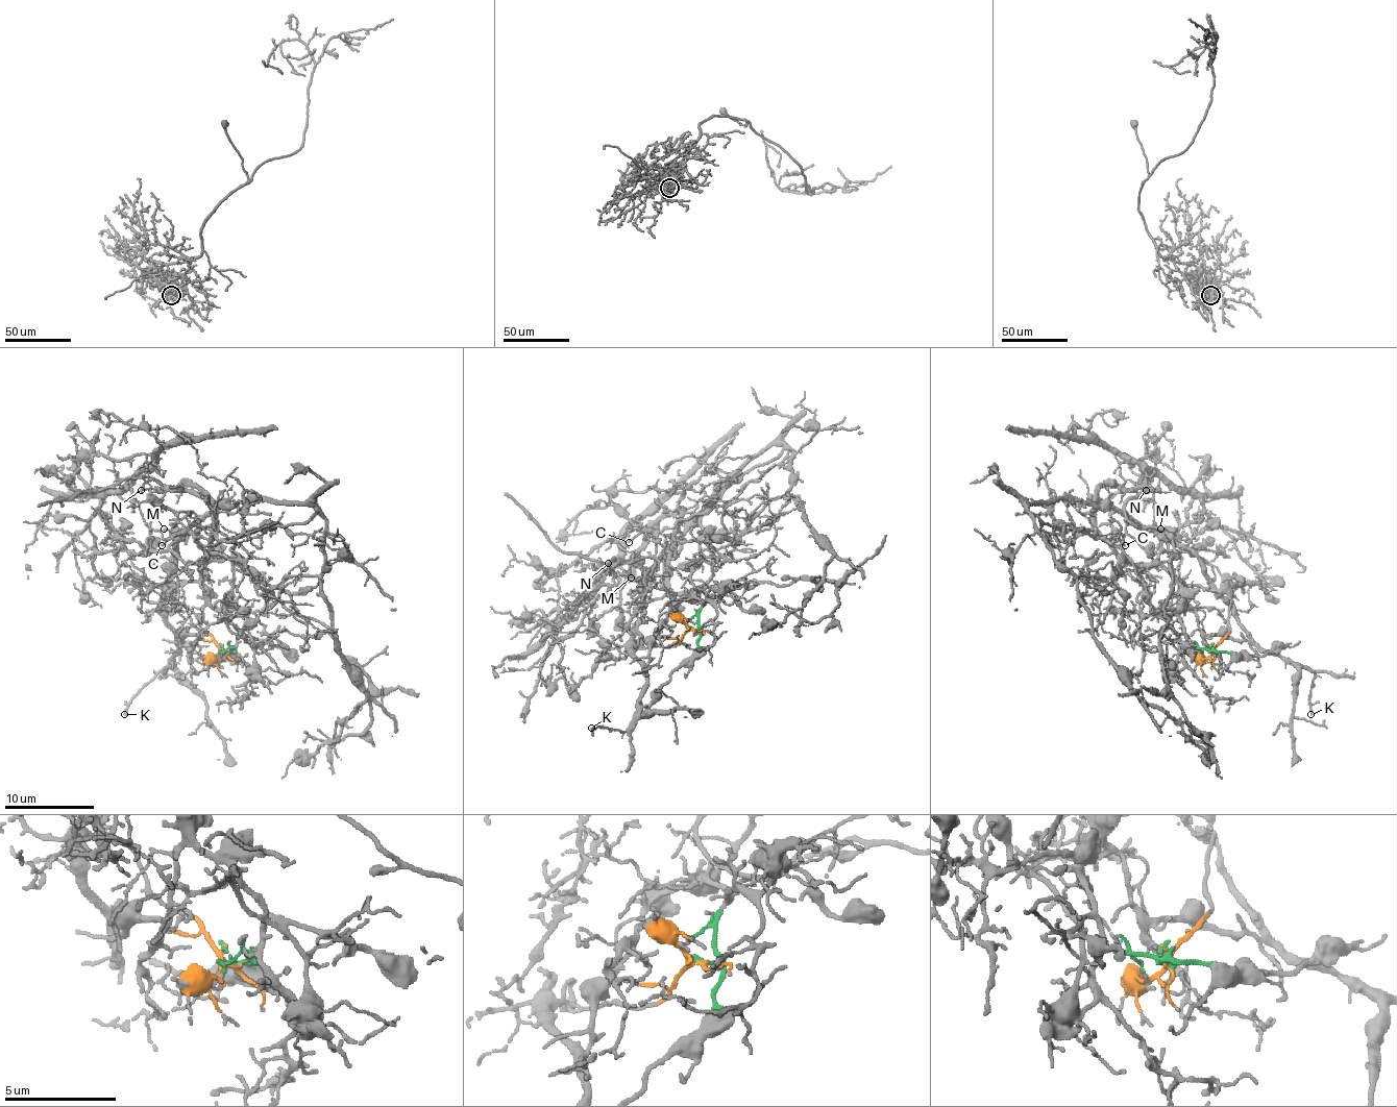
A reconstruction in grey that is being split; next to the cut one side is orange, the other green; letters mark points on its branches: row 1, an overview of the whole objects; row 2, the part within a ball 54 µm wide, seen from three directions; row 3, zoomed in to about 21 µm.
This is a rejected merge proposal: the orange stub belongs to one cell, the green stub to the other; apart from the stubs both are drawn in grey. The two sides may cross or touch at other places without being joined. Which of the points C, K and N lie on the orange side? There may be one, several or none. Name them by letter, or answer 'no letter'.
K

